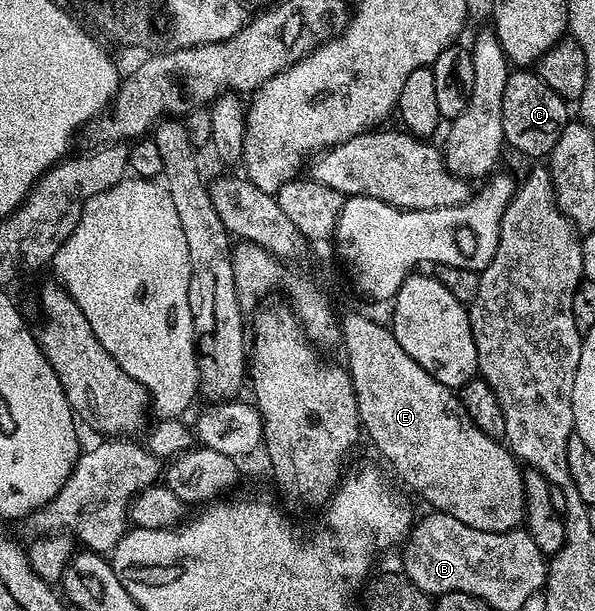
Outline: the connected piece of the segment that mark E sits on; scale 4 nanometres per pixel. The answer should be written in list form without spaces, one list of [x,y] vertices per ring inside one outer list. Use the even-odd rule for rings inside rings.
[[[355,312],[340,319],[340,339],[341,346],[344,346],[347,354],[347,362],[345,361],[351,382],[354,384],[354,392],[358,400],[359,421],[361,430],[364,435],[371,437],[373,445],[379,449],[379,454],[395,469],[395,474],[408,486],[411,490],[416,490],[425,501],[428,502],[432,511],[440,514],[448,514],[453,516],[453,520],[461,520],[461,524],[469,524],[469,528],[481,528],[481,532],[509,532],[510,530],[518,530],[525,522],[525,484],[523,476],[524,467],[520,460],[515,457],[506,445],[500,439],[485,436],[485,432],[481,432],[481,428],[477,428],[477,424],[473,424],[473,420],[469,416],[469,412],[465,412],[465,408],[460,403],[458,395],[454,389],[441,384],[431,373],[425,372],[423,368],[412,357],[409,356],[401,344],[397,343],[396,336],[392,333],[390,327],[387,327],[371,320],[367,316],[357,314]]]

